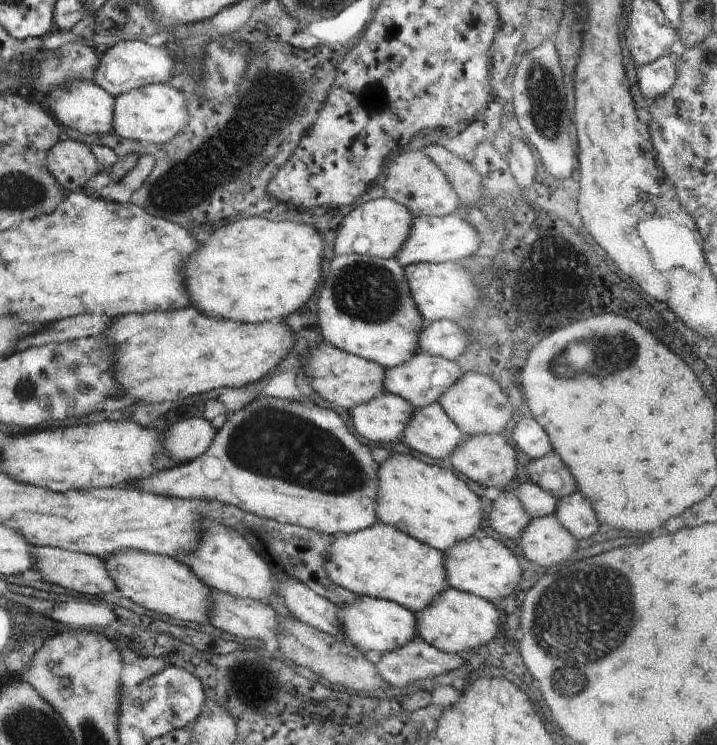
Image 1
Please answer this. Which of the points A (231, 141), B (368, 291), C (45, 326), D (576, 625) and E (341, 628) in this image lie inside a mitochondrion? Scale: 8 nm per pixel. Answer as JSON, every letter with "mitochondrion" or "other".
{"A":"mitochondrion","B":"mitochondrion","C":"other","D":"mitochondrion","E":"other"}

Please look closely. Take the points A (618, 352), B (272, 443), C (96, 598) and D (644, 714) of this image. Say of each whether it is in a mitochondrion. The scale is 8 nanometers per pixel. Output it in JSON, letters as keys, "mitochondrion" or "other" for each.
{"A":"mitochondrion","B":"mitochondrion","C":"other","D":"other"}

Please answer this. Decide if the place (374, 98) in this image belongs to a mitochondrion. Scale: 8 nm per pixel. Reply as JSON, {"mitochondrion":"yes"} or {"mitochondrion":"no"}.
{"mitochondrion":"no"}

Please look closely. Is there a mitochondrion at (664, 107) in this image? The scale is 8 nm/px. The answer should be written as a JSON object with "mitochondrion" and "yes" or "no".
{"mitochondrion":"no"}

